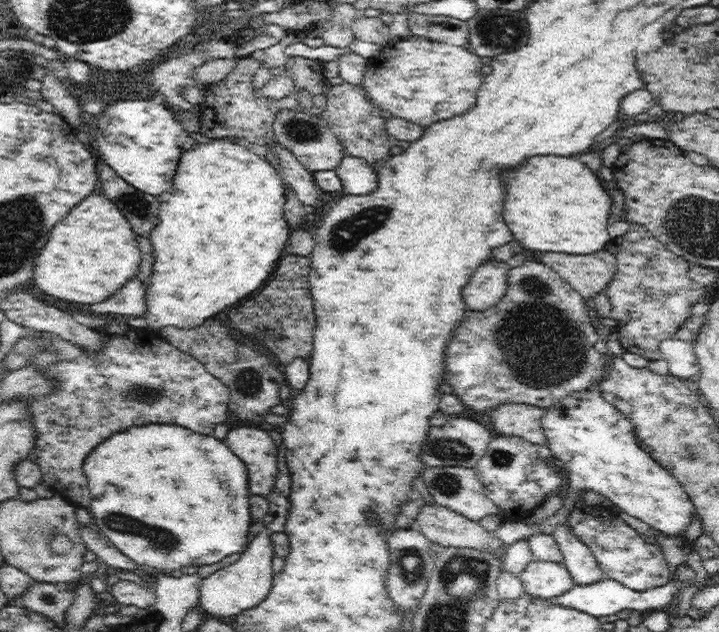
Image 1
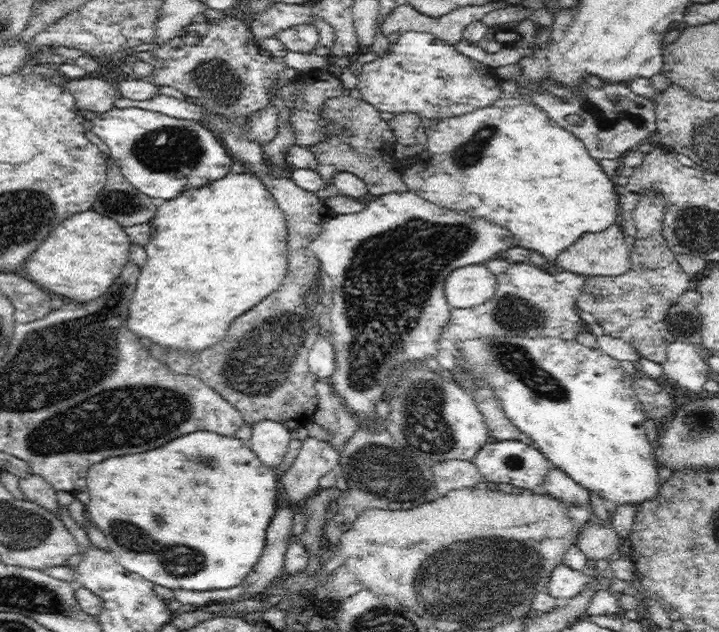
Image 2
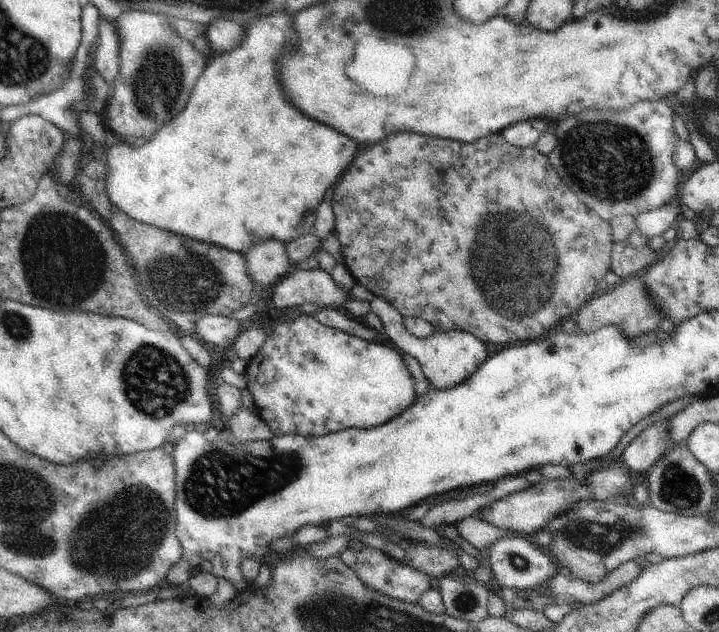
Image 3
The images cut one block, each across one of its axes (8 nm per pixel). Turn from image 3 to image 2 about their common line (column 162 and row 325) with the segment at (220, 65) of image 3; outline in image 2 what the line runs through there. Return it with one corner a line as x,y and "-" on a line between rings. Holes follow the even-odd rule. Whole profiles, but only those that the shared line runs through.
230,171
224,178
212,180
210,184
206,184
202,188
188,188
182,194
166,200
161,206
156,208
154,216
150,217
150,221
152,236
145,246
147,252
146,264
142,266
142,272
140,272
140,278
138,278
138,286
136,286
136,292
132,296
132,302
130,302
128,328
134,334
138,334
142,338
148,338
152,343
156,343
162,348
174,349
174,351
192,358
194,353
200,353
206,348
213,347
225,338
224,334
226,334
226,330
228,330
228,326
230,326
230,322
234,318
238,318
240,314
248,312
260,300
264,300
266,296
278,290
280,284
285,279
288,270
289,253
287,245
288,229
285,216
280,210
276,198
254,174
234,173

